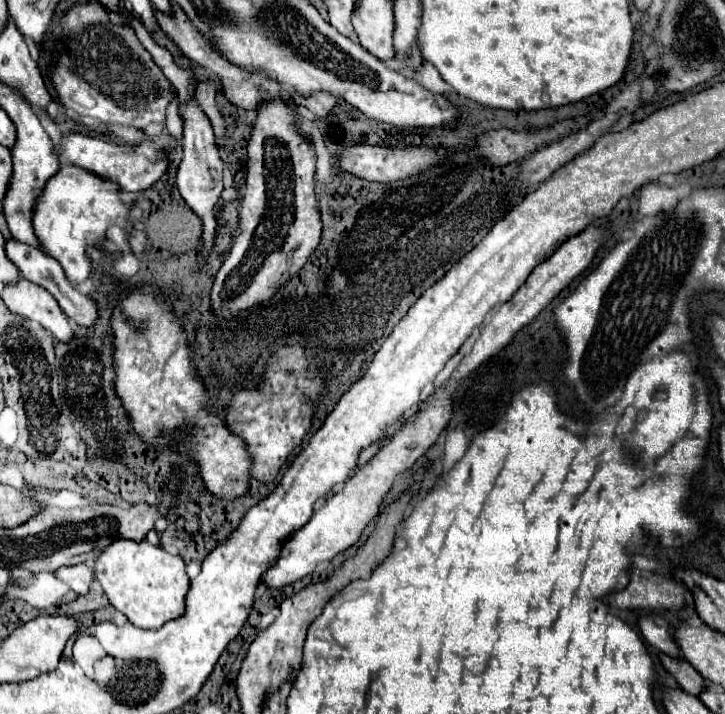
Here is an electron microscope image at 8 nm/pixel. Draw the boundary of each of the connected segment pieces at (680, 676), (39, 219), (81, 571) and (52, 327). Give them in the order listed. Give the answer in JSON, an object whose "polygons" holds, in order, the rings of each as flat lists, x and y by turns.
{"polygons":[[[661,653,659,659,661,659,663,667,665,667,665,669,675,677,675,681,681,685,681,689,685,689,685,691,691,693,691,695,699,695,699,693,701,693,705,681,703,681,703,677,701,677,685,659,675,659,675,657,669,657,669,655,665,655,665,653]],[[61,165,61,169,45,183,33,211,33,227,41,249,59,261,71,283,85,281,89,277,91,263,85,249,93,243,93,239,95,243,105,239,109,225,123,227,127,235,131,231,129,207,117,197,117,185,71,165]],[[71,565,55,571,55,577,67,583,77,595,85,595,89,591,89,583,93,581,93,569,87,565]],[[19,279,19,281,3,287,1,299,9,307,9,311,41,323,59,341,67,343,75,337,73,323,61,311,55,297,51,297,49,291,45,291,43,287,27,281,27,279]]]}

